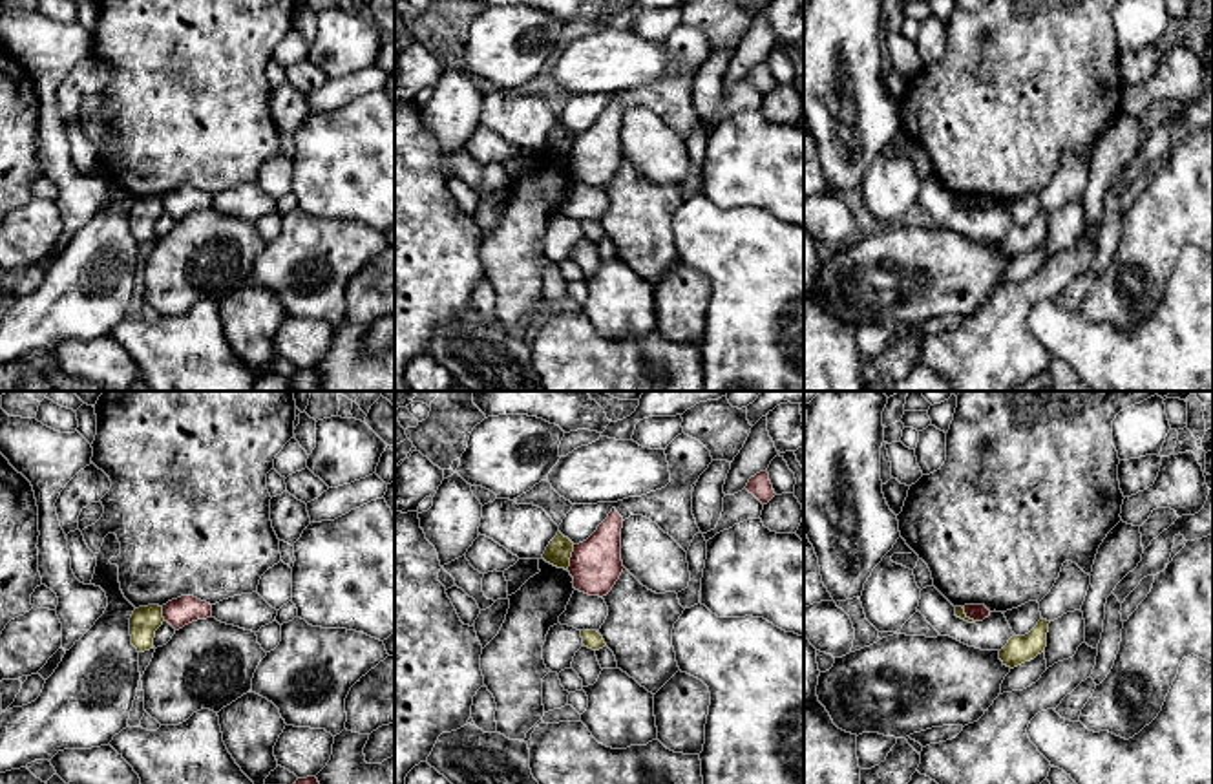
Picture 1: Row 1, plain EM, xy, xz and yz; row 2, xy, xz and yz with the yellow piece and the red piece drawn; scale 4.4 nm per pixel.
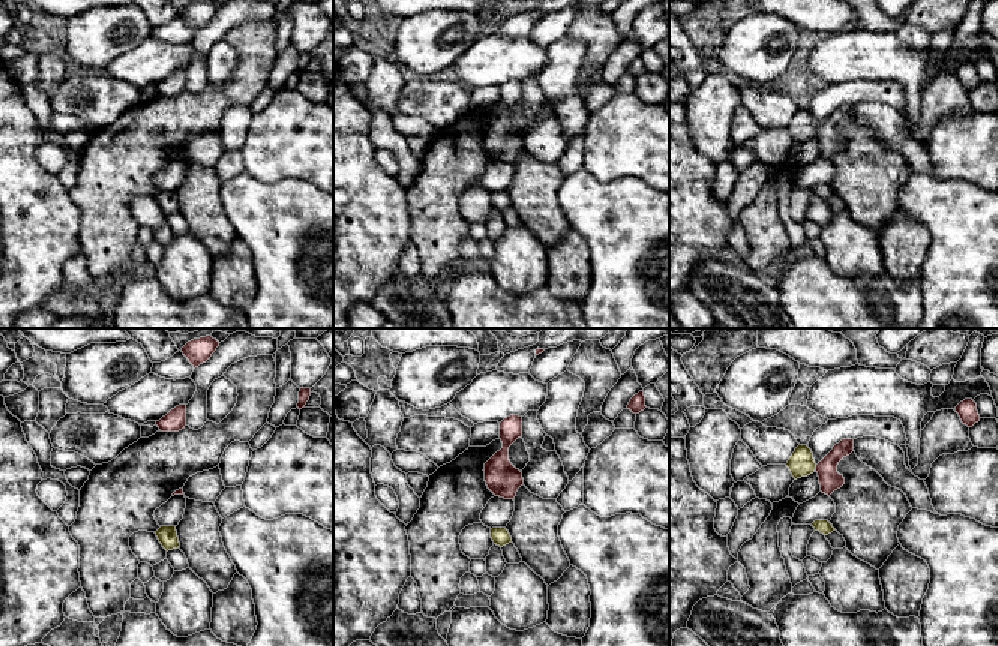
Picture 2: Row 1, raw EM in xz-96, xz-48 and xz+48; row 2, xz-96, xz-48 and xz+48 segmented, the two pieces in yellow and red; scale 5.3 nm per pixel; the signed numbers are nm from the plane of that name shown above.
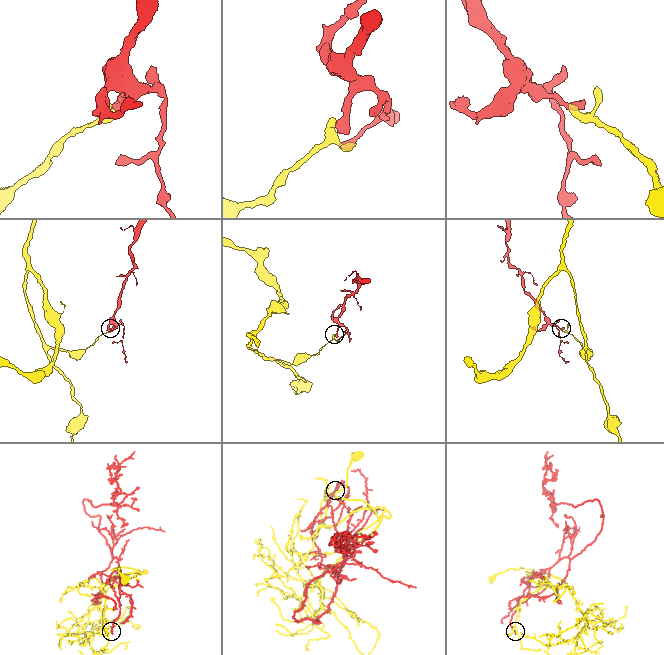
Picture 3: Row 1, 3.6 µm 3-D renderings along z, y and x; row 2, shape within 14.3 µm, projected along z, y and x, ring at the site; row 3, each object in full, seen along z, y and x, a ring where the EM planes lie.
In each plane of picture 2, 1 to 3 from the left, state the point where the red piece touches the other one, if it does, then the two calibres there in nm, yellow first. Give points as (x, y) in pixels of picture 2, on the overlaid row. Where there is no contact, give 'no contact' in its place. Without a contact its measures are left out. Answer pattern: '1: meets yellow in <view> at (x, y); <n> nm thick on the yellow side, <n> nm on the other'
1: no contact
2: no contact
3: meets yellow in xz+48 at (815, 466); 140 nm thick on the yellow side, 120 nm on the other

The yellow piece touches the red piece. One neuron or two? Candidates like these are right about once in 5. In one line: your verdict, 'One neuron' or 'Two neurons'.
Two neurons

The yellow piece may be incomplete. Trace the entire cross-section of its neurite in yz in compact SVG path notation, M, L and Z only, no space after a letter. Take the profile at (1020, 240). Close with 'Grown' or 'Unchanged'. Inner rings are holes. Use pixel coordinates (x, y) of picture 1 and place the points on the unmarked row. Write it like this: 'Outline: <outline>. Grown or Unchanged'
Outline: M1039 210L1038 216L1025 227L1012 227L1008 234L999 241L999 250L1003 256L1014 260L1025 252L1034 250L1038 245L1045 243L1047 238L1047 210Z. Unchanged

